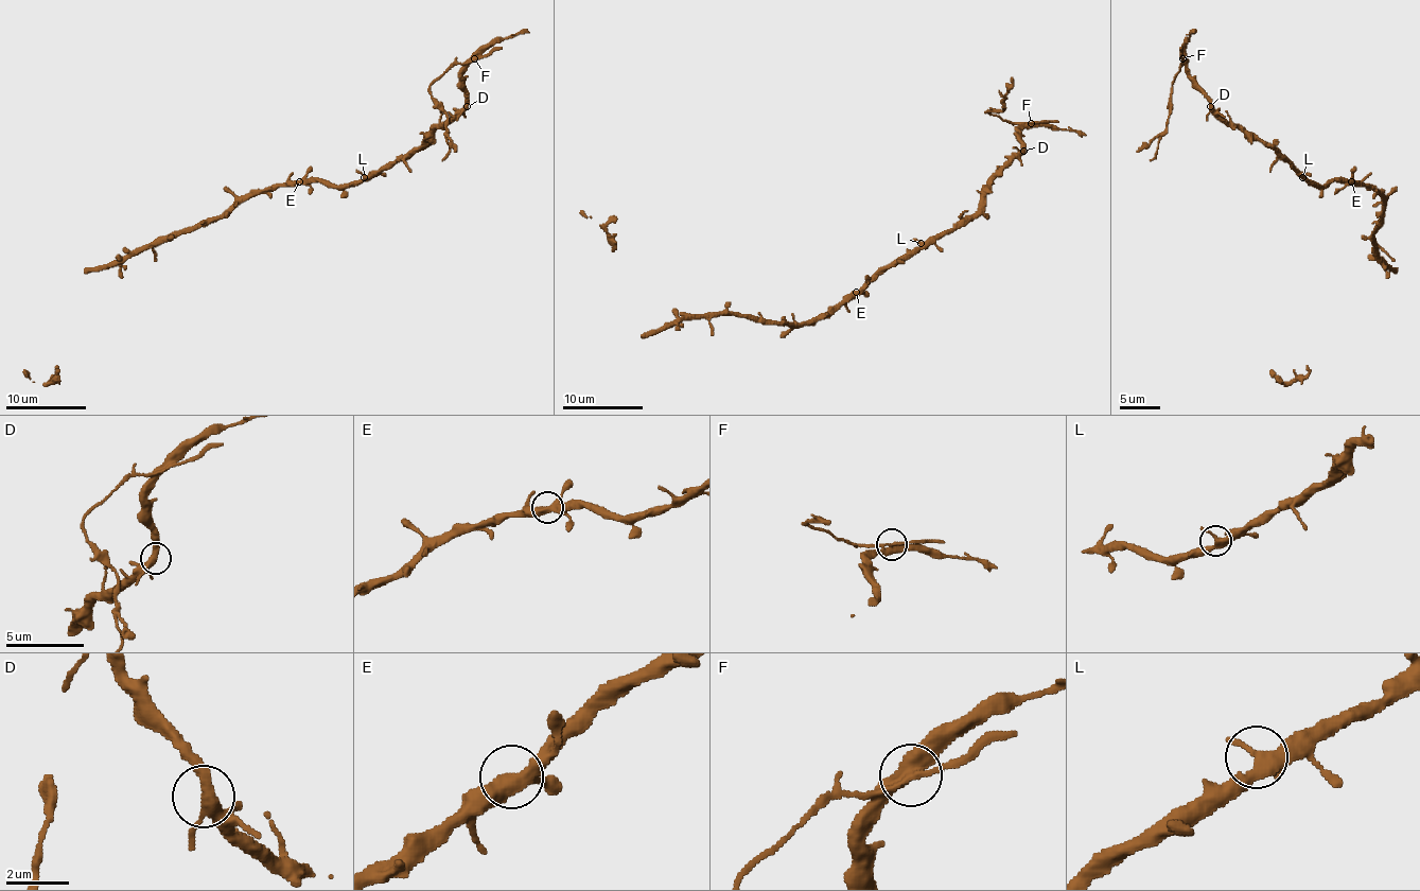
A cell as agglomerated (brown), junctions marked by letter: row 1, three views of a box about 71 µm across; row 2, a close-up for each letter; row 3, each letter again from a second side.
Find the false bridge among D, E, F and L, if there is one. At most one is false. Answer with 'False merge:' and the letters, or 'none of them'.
False merge: F

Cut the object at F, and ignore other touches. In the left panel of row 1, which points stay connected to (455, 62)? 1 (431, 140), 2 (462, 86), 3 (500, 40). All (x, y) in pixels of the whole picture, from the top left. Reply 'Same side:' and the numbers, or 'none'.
Same side: none

